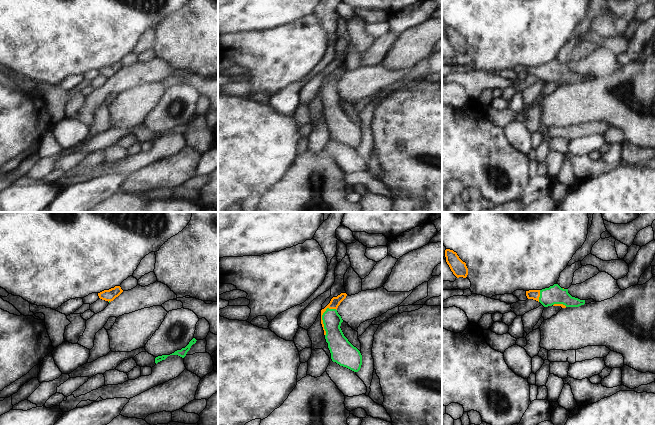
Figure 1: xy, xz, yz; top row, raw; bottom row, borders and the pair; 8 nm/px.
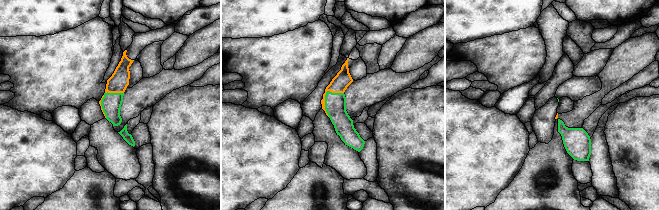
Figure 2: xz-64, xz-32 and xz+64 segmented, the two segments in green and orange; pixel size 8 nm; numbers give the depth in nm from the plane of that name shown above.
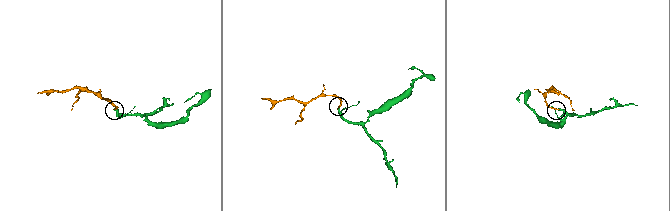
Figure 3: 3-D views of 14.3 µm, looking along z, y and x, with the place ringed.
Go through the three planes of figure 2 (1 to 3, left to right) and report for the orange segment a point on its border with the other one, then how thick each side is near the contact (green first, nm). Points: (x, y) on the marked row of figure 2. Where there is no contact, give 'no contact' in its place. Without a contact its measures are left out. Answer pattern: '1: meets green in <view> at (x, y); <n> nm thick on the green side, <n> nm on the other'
1: meets green in xz-64 at (114, 93); 160 nm thick on the green side, 160 nm on the other
2: meets green in xz-32 at (325, 96); 180 nm thick on the green side, 140 nm on the other
3: no contact

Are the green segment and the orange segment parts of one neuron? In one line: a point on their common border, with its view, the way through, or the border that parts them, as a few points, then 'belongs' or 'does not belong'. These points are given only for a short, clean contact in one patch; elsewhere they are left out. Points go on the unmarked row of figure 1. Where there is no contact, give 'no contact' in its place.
xz (322, 94) | across xz (338, 120), (331, 103), (322, 94), (326, 85), (335, 77) | belongs

